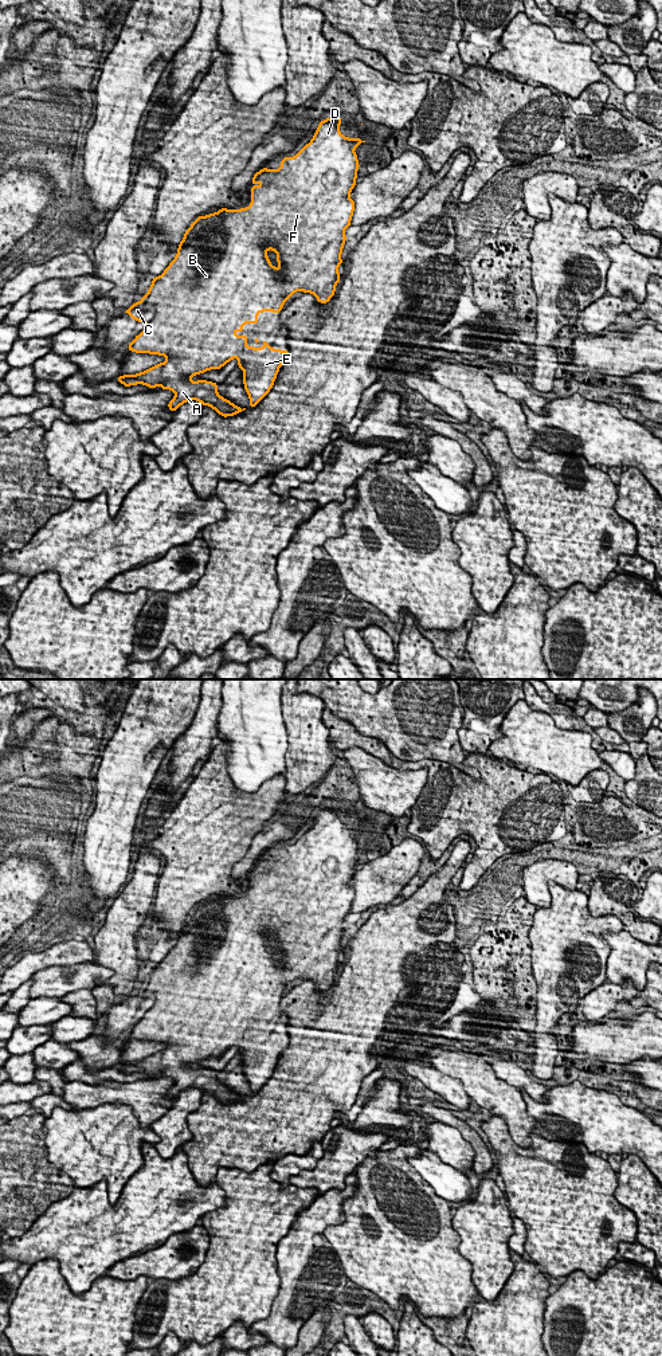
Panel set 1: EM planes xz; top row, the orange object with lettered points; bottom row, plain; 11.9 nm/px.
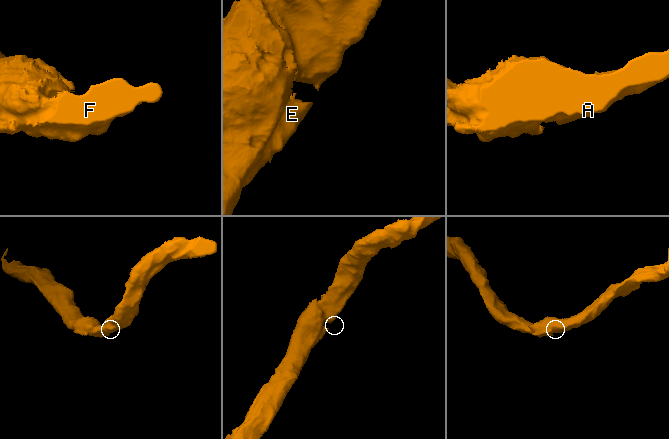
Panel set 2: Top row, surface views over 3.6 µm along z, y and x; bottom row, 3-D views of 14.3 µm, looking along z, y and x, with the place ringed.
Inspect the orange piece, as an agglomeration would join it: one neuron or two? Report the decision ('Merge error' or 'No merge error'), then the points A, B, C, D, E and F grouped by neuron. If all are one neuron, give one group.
Merge error. Groups: A B D E F / C

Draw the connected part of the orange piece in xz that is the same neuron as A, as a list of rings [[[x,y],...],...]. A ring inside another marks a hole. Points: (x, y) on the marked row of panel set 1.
[[[334,115],[320,121],[312,141],[305,145],[294,157],[285,157],[279,169],[263,168],[256,172],[251,184],[261,183],[261,187],[251,187],[251,204],[242,209],[220,208],[219,212],[199,216],[185,231],[179,244],[177,255],[165,271],[152,279],[152,286],[142,299],[146,309],[154,307],[154,317],[145,329],[128,345],[130,352],[165,356],[168,360],[137,375],[118,376],[117,380],[125,387],[144,384],[150,389],[161,385],[161,389],[171,389],[175,397],[168,408],[177,408],[188,400],[209,405],[216,414],[227,418],[234,416],[246,408],[232,404],[218,393],[218,384],[207,380],[192,381],[189,377],[204,373],[209,369],[220,369],[232,358],[238,358],[238,367],[243,369],[243,384],[250,397],[250,407],[255,407],[273,388],[281,365],[289,358],[287,350],[275,350],[263,341],[263,348],[247,346],[246,336],[234,333],[244,332],[244,324],[258,324],[258,314],[262,311],[281,313],[283,303],[291,295],[302,290],[312,293],[318,302],[326,303],[334,295],[336,285],[340,282],[338,266],[344,260],[341,252],[346,240],[344,231],[350,227],[354,201],[349,193],[357,184],[357,169],[360,168],[354,149],[365,142],[357,138],[348,138],[340,133],[341,117]],[[267,250],[277,252],[279,269],[270,263]]]

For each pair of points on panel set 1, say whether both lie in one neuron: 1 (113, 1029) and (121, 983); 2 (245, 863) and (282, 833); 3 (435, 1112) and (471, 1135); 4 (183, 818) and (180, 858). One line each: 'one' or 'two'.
1: two
2: one
3: one
4: one

